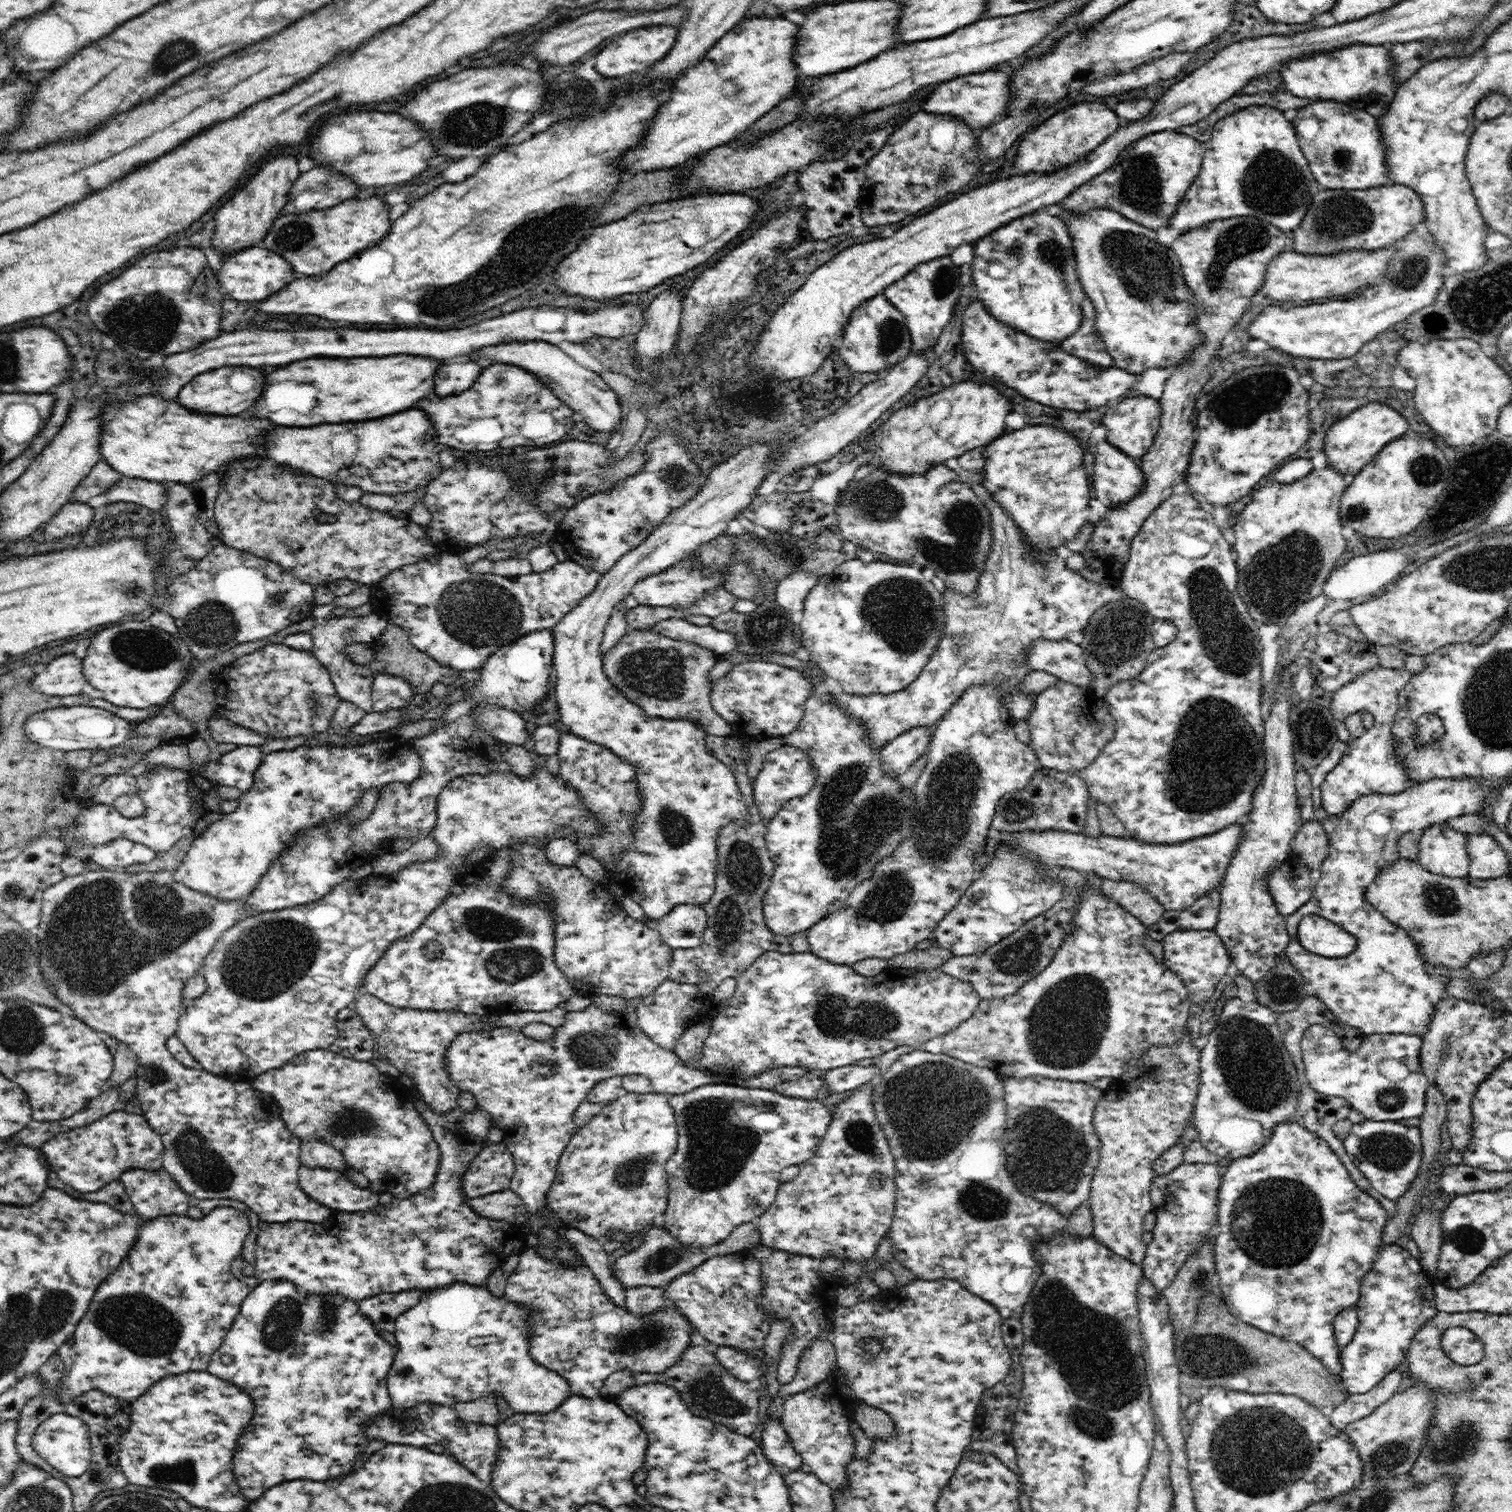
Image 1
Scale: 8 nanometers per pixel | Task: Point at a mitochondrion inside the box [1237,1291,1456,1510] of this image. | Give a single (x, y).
(1389, 1456)

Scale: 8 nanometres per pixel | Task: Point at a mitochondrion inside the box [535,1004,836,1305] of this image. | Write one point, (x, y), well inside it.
(718, 1147)

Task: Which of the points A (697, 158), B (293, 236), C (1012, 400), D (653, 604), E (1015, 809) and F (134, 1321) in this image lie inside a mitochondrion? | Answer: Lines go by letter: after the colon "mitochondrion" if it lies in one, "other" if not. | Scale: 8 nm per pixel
A: other
B: mitochondrion
C: other
D: other
E: mitochondrion
F: mitochondrion

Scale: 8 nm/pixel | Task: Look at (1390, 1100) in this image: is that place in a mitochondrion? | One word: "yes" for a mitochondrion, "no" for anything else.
yes

